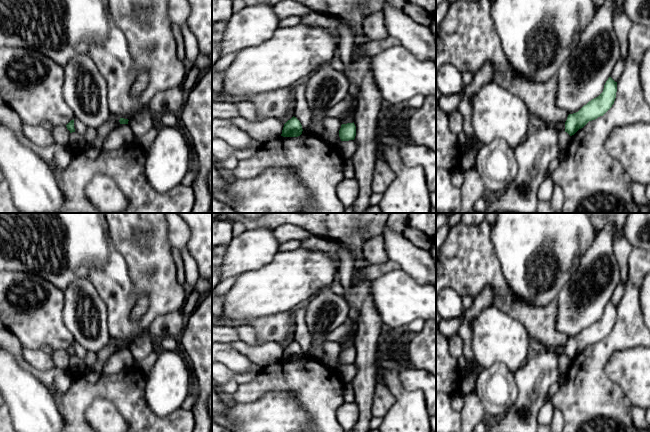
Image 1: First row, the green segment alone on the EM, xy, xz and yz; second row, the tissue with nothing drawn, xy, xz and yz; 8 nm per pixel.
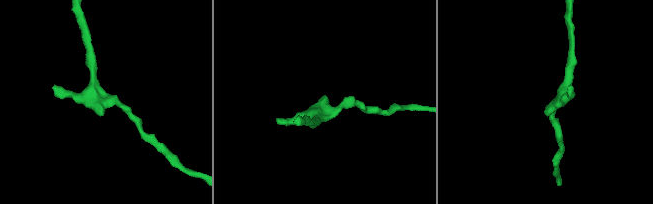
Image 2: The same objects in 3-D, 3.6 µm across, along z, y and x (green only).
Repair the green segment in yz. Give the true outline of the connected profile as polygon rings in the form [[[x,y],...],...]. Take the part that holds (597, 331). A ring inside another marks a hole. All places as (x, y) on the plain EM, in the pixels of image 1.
[[[609,301],[603,316],[598,321],[589,325],[578,336],[568,339],[565,346],[565,356],[572,360],[589,345],[603,340],[614,328],[616,316],[617,306]]]

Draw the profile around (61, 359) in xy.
[[[66,350],[54,351],[51,357],[55,367],[65,371],[69,370],[71,357]]]

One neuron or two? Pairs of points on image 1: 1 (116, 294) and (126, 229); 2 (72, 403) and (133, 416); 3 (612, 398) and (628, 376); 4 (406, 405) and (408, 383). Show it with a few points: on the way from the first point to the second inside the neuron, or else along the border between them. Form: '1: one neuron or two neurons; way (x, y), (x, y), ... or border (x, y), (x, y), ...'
1: one neuron; way (136, 288), (138, 286), (138, 249)
2: one neuron; way (88, 392), (110, 391), (119, 400)
3: two neurons; border (605, 369), (605, 374), (620, 387), (633, 405)
4: two neurons; border (400, 371), (401, 385), (419, 390), (425, 403)

